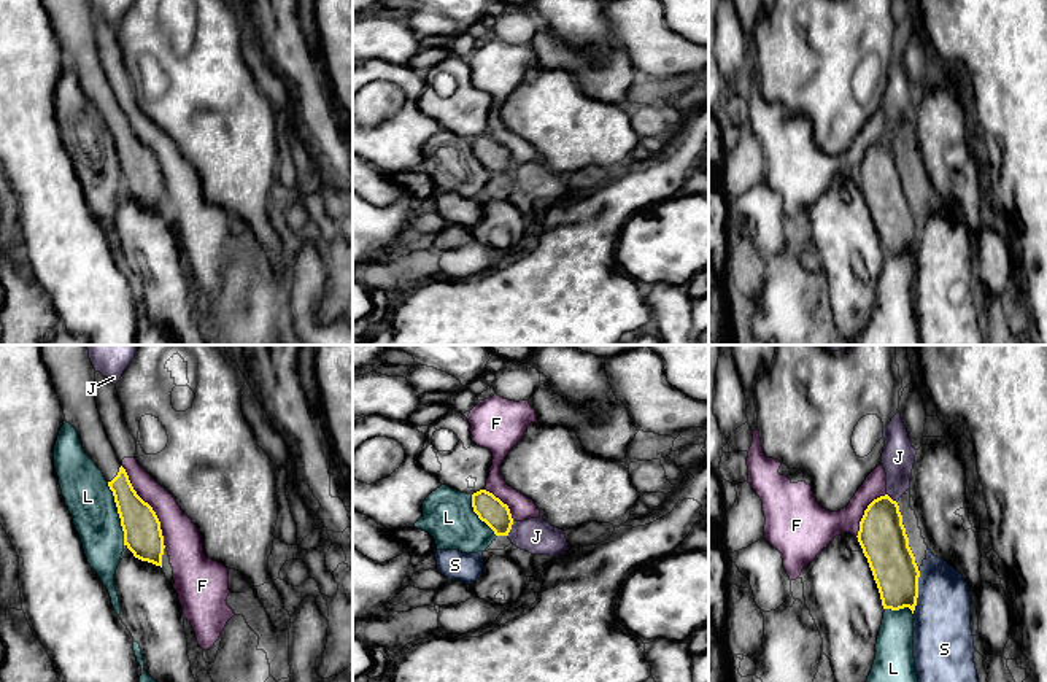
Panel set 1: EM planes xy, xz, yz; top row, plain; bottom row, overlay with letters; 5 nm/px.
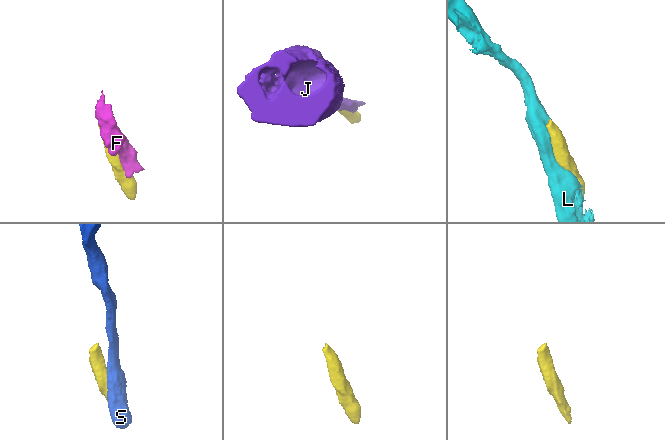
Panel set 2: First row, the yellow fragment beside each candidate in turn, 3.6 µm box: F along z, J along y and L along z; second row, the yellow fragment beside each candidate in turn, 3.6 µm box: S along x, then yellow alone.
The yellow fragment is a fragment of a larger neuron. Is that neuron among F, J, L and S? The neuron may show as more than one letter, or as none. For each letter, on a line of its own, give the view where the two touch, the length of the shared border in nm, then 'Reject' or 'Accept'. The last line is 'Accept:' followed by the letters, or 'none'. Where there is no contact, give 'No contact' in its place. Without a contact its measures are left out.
F: Touches yellow in xy. Shared border 480 nm. Reject
J: Touches yellow in xz. Shared border 80 nm. Reject
L: Touches yellow in xy. Shared border 340 nm. Reject
S: Touches yellow in yz. Shared border 220 nm. Reject
Accept: none

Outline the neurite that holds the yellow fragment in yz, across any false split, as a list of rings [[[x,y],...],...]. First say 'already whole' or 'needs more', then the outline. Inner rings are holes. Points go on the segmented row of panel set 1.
already whole; [[[888,494],[874,499],[864,510],[856,537],[867,558],[883,609],[899,610],[909,607],[914,614],[918,598],[920,571],[909,547],[898,502]]]

